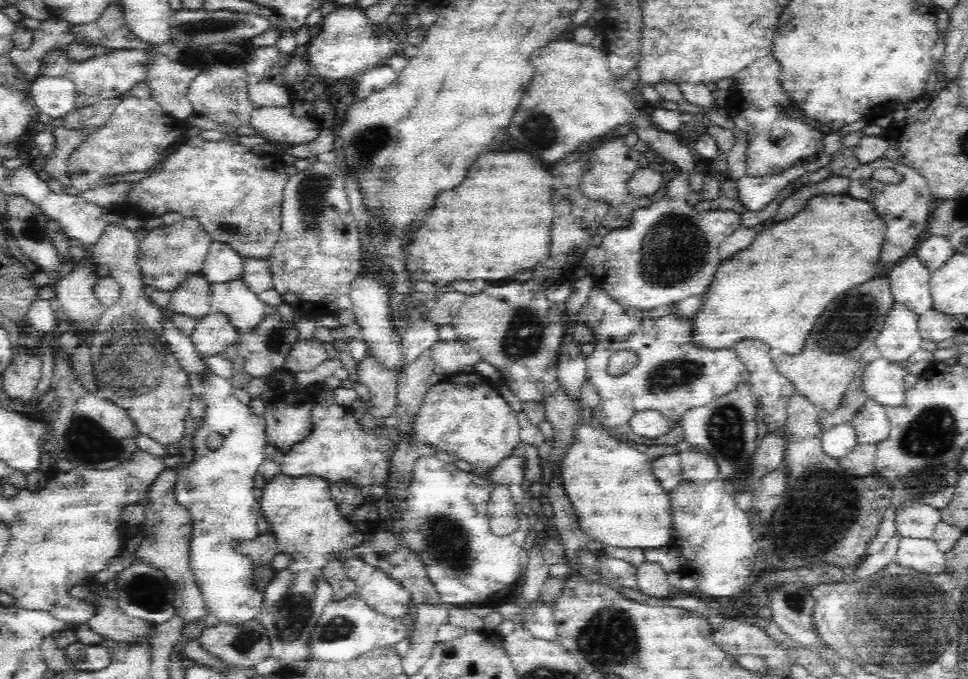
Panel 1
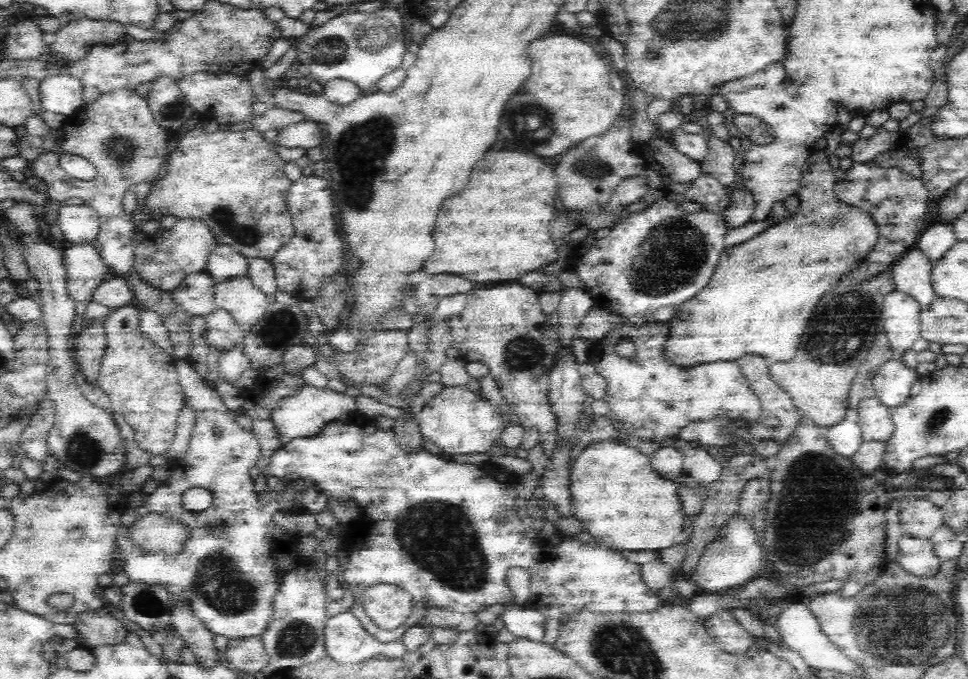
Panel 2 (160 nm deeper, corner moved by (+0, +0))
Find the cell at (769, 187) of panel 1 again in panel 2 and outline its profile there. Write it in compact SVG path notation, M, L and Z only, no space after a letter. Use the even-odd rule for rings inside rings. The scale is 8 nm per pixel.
M738 185L731 187L729 193L729 204L726 208L726 221L728 221L728 230L744 226L752 221L752 213L756 208L756 197L754 191L739 188Z

